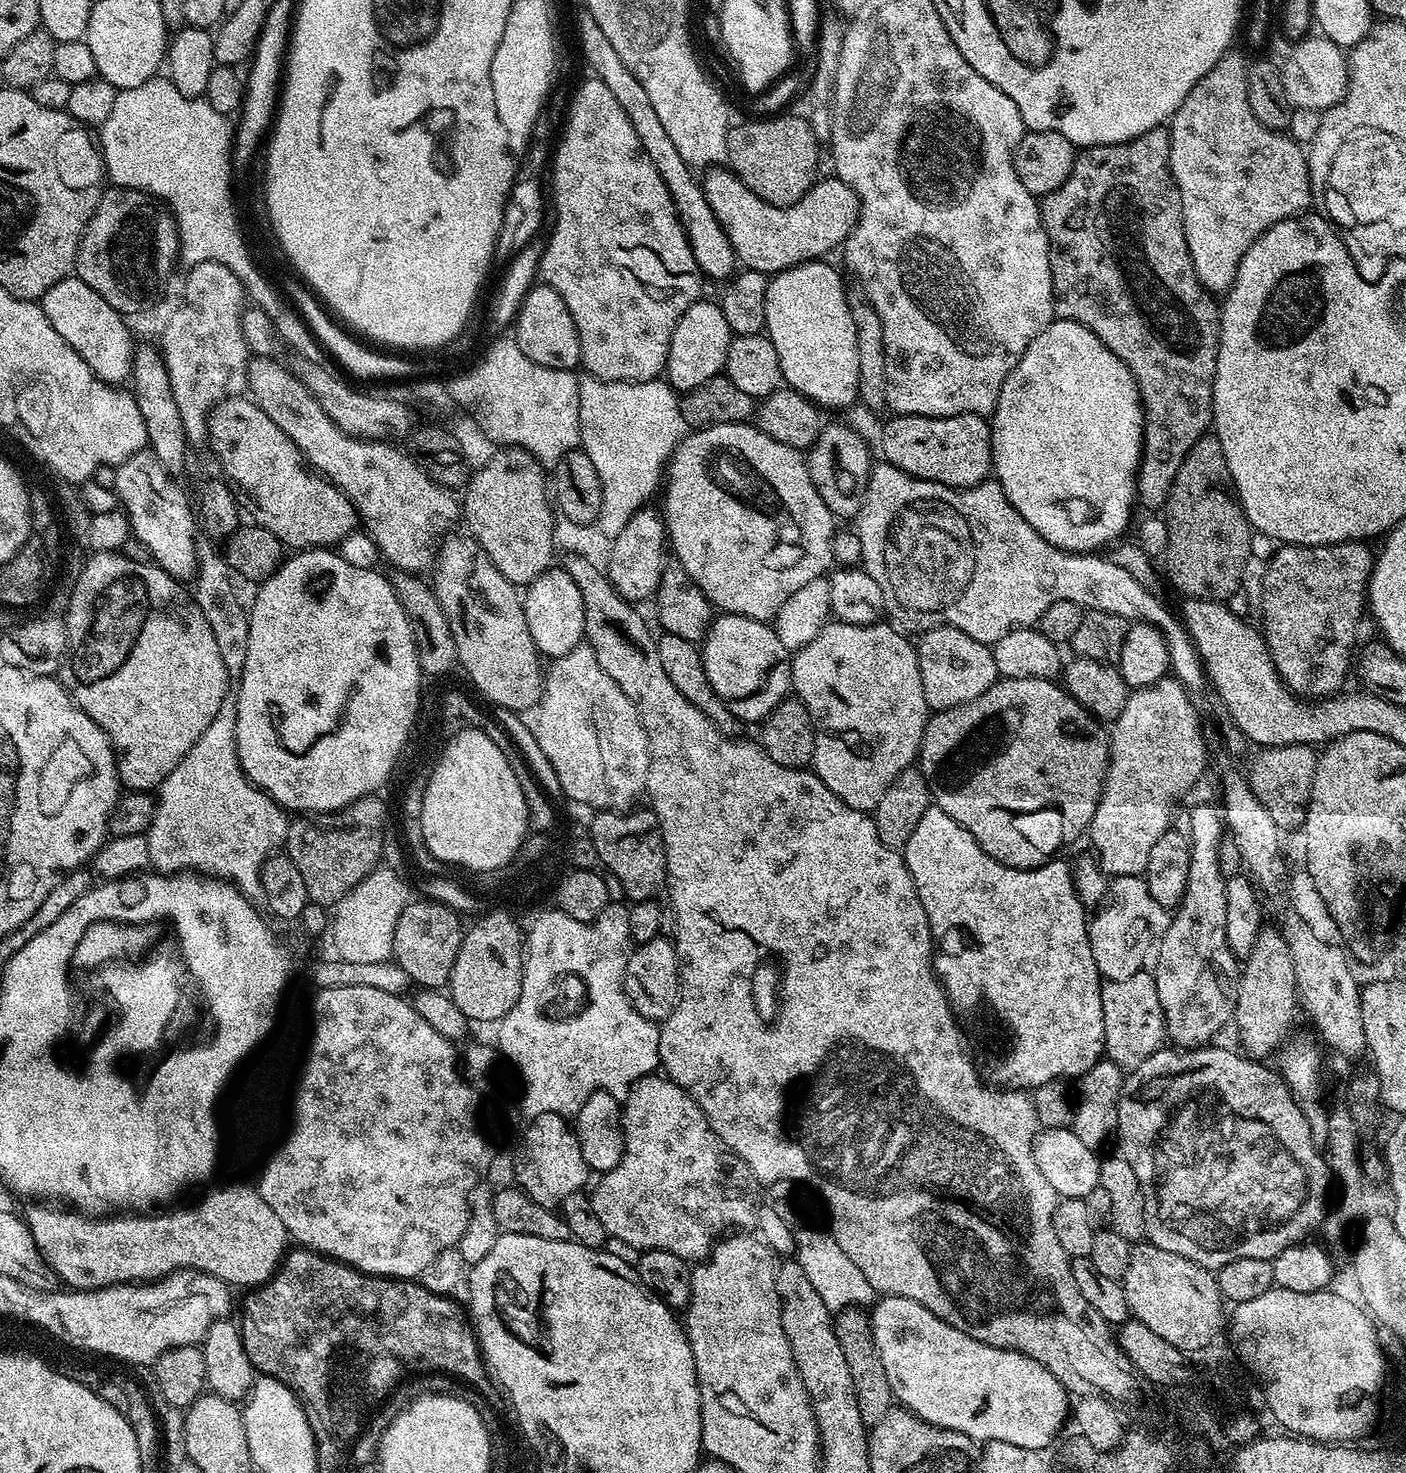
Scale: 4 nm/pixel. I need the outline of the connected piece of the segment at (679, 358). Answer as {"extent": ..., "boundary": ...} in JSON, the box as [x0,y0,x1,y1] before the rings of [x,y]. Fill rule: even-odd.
{"extent":[666,298,733,393],"boundary":[[[701,298],[692,303],[678,318],[674,326],[674,334],[670,338],[668,351],[668,366],[666,369],[667,383],[676,389],[677,393],[692,392],[698,386],[710,382],[710,378],[724,372],[726,354],[730,350],[733,335],[726,322],[726,314],[722,314],[719,303],[712,304],[707,298]]]}

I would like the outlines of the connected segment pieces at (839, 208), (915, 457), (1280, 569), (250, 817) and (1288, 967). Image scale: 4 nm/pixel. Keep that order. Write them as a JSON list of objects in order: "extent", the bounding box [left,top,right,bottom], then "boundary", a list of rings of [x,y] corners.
[{"extent":[702,166,860,274],"boundary":[[[712,166],[703,173],[702,187],[706,194],[706,202],[710,202],[710,210],[714,210],[714,218],[722,226],[730,246],[734,250],[737,261],[749,272],[775,274],[794,264],[807,264],[810,260],[820,260],[827,252],[841,247],[848,238],[848,233],[860,216],[860,199],[858,194],[846,182],[839,178],[832,180],[817,179],[811,190],[798,202],[788,208],[779,208],[754,194],[736,176],[736,173],[724,166]]]},{"extent":[880,412,992,488],"boundary":[[[967,412],[957,416],[891,417],[880,432],[883,459],[911,476],[945,484],[948,488],[973,488],[992,472],[992,429],[982,416]]]},{"extent":[1260,540,1374,694],"boundary":[[[1359,540],[1341,544],[1284,544],[1277,547],[1263,565],[1264,589],[1260,592],[1260,612],[1264,615],[1262,635],[1284,685],[1297,694],[1335,693],[1348,676],[1348,659],[1356,644],[1356,631],[1360,628],[1360,619],[1366,616],[1368,579],[1372,577],[1374,563],[1374,552],[1368,546]]]},{"extent":[146,699,290,897],"boundary":[[[235,699],[222,702],[214,722],[190,746],[186,758],[160,784],[156,813],[146,833],[150,865],[165,874],[189,870],[227,880],[244,896],[263,897],[260,875],[268,857],[288,842],[290,816],[242,770],[236,749]]]},{"extent":[1234,927,1298,1058],"boundary":[[[1261,927],[1252,953],[1243,961],[1240,974],[1234,1017],[1234,1028],[1240,1031],[1239,1047],[1249,1057],[1268,1058],[1264,1056],[1270,1055],[1287,1038],[1296,1008],[1298,1012],[1294,958],[1290,958],[1290,946],[1279,927]]]}]

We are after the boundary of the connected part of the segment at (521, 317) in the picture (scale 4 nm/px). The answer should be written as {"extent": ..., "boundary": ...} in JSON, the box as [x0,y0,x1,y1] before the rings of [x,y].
{"extent":[514,282,580,369],"boundary":[[[543,282],[537,283],[537,285],[537,288],[530,289],[525,296],[523,293],[522,303],[519,305],[514,321],[516,342],[522,350],[522,354],[526,354],[526,357],[536,362],[538,366],[575,369],[580,364],[580,339],[578,330],[574,326],[574,318],[570,318],[570,310],[566,310],[566,302],[562,302],[562,298],[553,288],[549,288]]]}

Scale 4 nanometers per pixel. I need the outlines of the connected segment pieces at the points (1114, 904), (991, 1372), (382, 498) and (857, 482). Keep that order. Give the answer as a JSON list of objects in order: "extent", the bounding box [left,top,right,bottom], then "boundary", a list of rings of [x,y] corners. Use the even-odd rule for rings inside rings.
[{"extent":[1088,876,1171,980],"boundary":[[[1117,876],[1110,883],[1107,895],[1109,898],[1103,906],[1092,916],[1088,926],[1091,953],[1094,956],[1095,965],[1103,979],[1124,980],[1134,976],[1145,967],[1145,960],[1158,940],[1159,930],[1168,928],[1171,924],[1171,913],[1161,906],[1149,892],[1147,881],[1139,876]]]},{"extent":[870,1296,1070,1450],"boundary":[[[880,1296],[871,1305],[870,1319],[872,1322],[874,1346],[878,1350],[878,1358],[882,1358],[882,1370],[886,1370],[886,1382],[890,1382],[890,1390],[895,1403],[907,1408],[909,1412],[913,1412],[915,1416],[922,1418],[927,1424],[933,1424],[939,1428],[958,1430],[977,1442],[990,1440],[994,1442],[1010,1442],[1011,1445],[1022,1446],[1026,1450],[1044,1450],[1047,1449],[1047,1444],[1059,1434],[1060,1427],[1066,1424],[1066,1421],[1069,1419],[1070,1400],[1068,1404],[1068,1399],[1070,1399],[1070,1393],[1068,1389],[1062,1386],[1062,1382],[1058,1382],[1058,1378],[1054,1378],[1054,1374],[1050,1374],[1050,1370],[1046,1370],[1046,1366],[1042,1366],[1042,1362],[1038,1362],[1026,1354],[1015,1352],[1009,1348],[995,1348],[989,1344],[978,1342],[974,1338],[970,1338],[970,1334],[966,1334],[962,1330],[942,1322],[942,1318],[930,1314],[930,1310],[926,1310],[926,1306],[922,1306],[910,1298]]]},{"extent":[247,356,461,574],"boundary":[[[267,356],[249,359],[247,391],[251,399],[267,414],[270,422],[274,422],[274,426],[283,430],[300,447],[305,460],[346,494],[346,498],[356,507],[356,515],[362,528],[372,535],[377,550],[393,564],[393,569],[413,574],[424,574],[424,571],[427,573],[434,564],[434,549],[441,539],[440,532],[447,533],[448,524],[461,519],[461,501],[457,497],[455,500],[452,497],[455,495],[449,489],[431,480],[403,447],[383,440],[360,440],[357,436],[343,432],[328,417],[326,410],[318,406],[314,394],[306,390],[295,371],[288,369],[287,372],[278,360]]]},{"extent":[806,423,874,518],"boundary":[[[825,423],[812,447],[807,449],[806,463],[810,482],[814,482],[814,490],[818,490],[818,498],[826,502],[833,517],[854,518],[860,512],[860,503],[874,463],[874,457],[868,453],[867,446],[867,442],[854,429],[846,428],[842,424]]]}]

